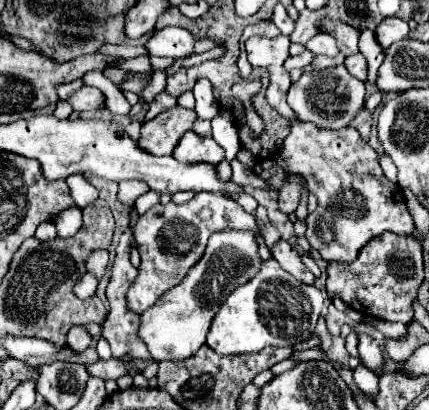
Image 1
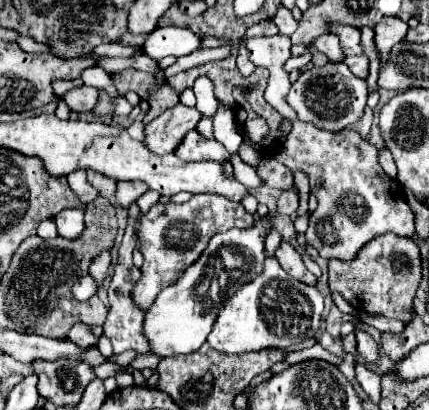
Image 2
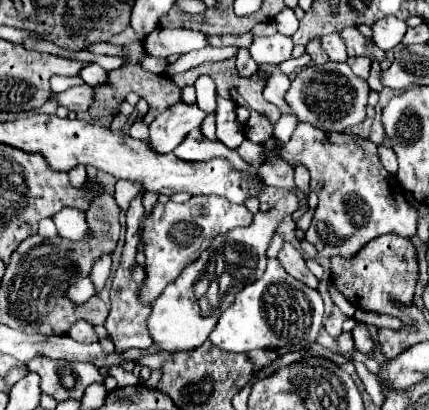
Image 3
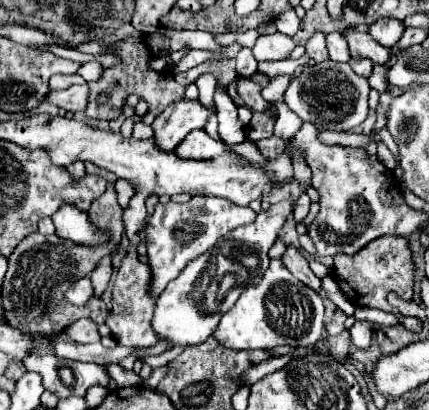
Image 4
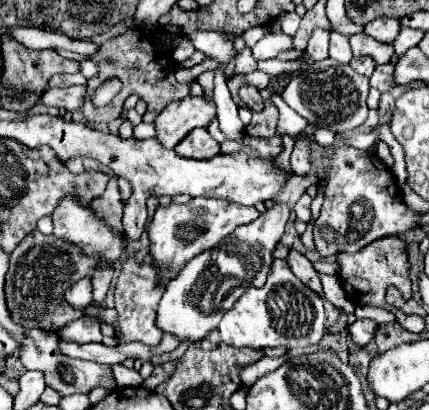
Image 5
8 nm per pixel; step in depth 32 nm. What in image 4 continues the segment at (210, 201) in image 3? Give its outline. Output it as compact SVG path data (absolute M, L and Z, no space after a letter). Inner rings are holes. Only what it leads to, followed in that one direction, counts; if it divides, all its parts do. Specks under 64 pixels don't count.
M192 198L186 204L158 204L154 214L146 220L148 258L152 266L152 292L160 294L166 288L166 284L174 280L180 270L186 268L190 260L212 248L234 228L254 222L254 218L256 212L250 206L236 206L224 198Z

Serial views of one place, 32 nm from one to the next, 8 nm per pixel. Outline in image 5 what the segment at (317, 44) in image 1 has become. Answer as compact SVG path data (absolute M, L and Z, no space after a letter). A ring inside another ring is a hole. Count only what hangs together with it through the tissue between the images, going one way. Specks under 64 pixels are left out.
M332 32L332 40L330 40L330 58L334 58L340 64L348 64L352 60L352 48L346 36Z

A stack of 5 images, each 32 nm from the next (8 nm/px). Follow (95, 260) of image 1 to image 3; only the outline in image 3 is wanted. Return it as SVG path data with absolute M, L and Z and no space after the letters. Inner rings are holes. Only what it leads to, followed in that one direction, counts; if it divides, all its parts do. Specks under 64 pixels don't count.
M106 254L106 256L102 256L102 258L94 264L94 268L92 268L92 272L90 272L90 280L92 280L96 292L100 292L100 290L106 286L108 276L110 276L110 256Z

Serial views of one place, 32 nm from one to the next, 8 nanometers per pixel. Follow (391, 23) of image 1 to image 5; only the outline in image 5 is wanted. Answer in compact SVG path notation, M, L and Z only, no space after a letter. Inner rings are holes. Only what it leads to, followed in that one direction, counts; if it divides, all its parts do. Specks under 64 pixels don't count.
M380 18L380 20L372 20L364 26L364 34L376 38L378 42L392 43L394 36L398 34L400 26L396 18Z

